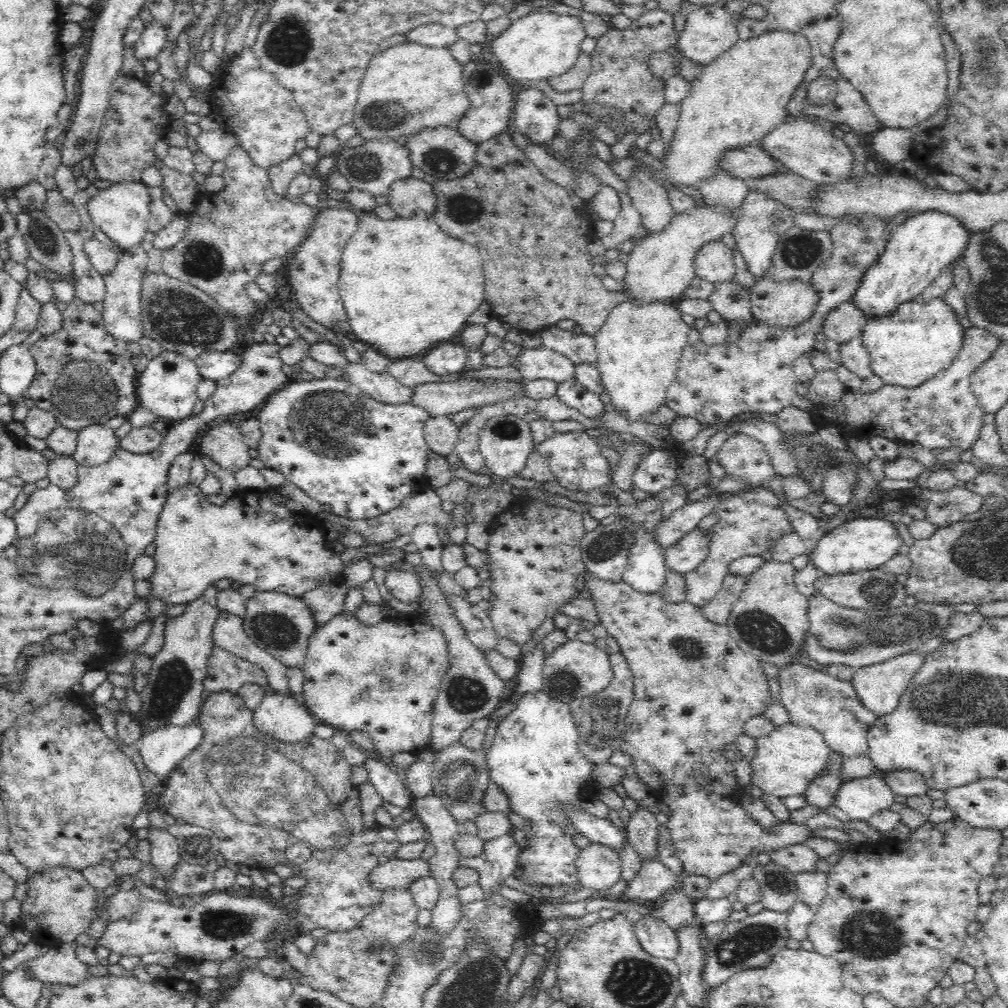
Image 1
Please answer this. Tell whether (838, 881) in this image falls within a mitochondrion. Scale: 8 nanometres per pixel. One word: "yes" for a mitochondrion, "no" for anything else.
no

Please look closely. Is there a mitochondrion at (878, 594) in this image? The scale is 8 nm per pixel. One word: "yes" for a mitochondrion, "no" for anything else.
yes

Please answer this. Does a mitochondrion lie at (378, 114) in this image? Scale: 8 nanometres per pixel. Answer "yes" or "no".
yes

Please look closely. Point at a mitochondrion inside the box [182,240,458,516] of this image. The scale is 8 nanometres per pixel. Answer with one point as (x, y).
(335, 425)

